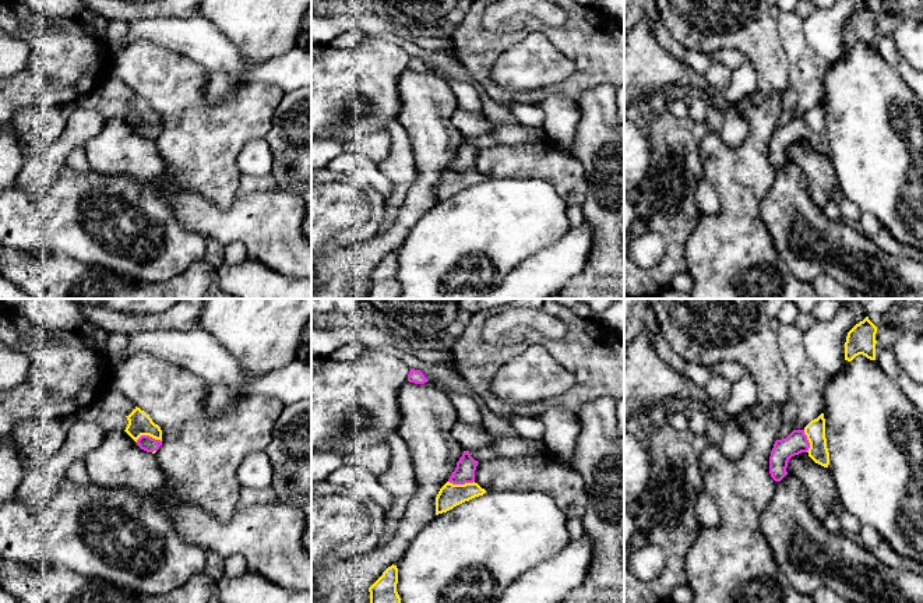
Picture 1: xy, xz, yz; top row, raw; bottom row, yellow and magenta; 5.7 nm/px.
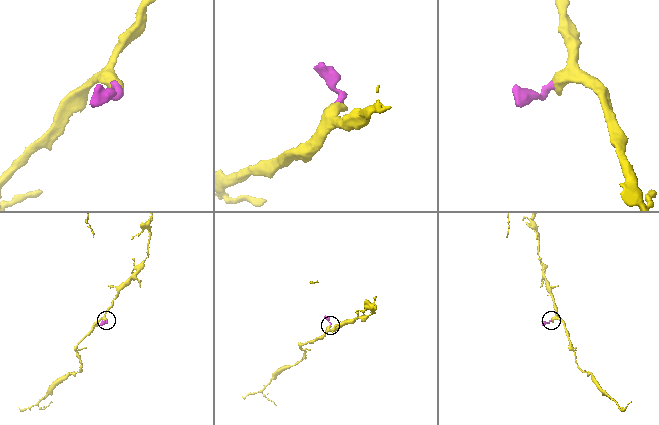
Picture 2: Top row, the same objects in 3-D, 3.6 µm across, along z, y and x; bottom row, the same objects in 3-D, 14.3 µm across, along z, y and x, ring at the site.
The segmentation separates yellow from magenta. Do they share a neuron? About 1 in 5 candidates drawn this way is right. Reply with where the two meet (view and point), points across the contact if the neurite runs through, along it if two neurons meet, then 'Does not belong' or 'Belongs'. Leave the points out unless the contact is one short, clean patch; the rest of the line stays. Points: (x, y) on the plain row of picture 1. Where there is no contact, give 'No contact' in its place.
Touches yellow at xy (148, 122). Path across: xy (140, 110), (148, 122), (145, 130). Belongs

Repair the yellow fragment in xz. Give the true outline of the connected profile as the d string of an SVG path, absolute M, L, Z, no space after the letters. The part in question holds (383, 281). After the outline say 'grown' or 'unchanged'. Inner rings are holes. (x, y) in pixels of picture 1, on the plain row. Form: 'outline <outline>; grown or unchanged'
outline M388 254L369 275L370 290L366 299L399 299L401 285L397 279L398 255Z; unchanged

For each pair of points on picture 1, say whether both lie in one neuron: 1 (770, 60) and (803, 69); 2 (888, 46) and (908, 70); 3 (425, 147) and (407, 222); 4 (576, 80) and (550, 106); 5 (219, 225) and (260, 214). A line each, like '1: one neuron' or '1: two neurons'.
1: two neurons
2: one neuron
3: one neuron
4: two neurons
5: one neuron

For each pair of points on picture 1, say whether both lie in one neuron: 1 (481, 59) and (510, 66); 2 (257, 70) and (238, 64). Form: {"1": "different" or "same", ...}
{"1": "different", "2": "same"}

